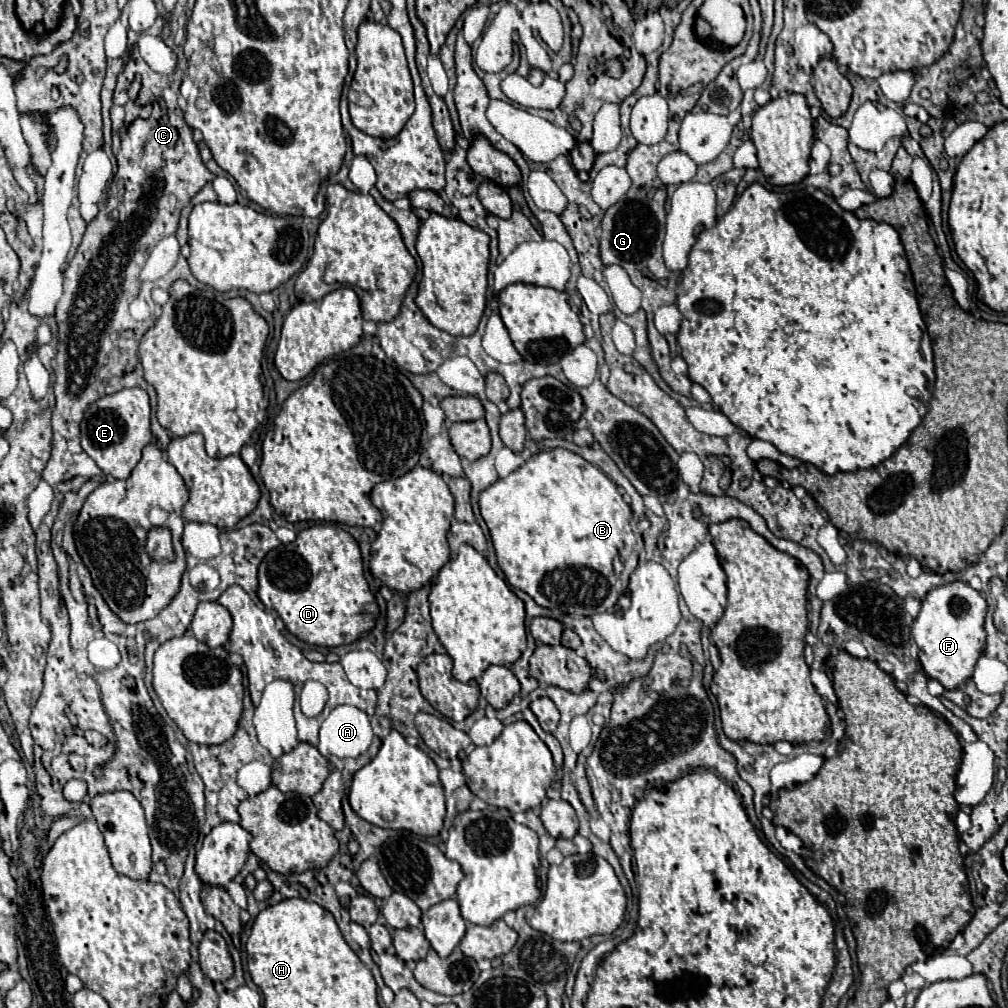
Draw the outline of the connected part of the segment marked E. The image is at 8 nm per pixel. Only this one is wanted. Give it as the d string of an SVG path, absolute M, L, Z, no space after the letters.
M122 389L92 403L82 421L82 449L96 465L114 479L128 479L142 457L142 449L152 441L150 403L144 389Z

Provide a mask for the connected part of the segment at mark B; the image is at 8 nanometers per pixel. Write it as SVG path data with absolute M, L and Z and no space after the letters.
M550 449L550 451L540 451L536 455L532 455L520 469L516 469L514 473L510 473L508 477L496 481L494 485L490 485L486 491L480 493L480 513L488 525L490 537L492 537L492 545L496 549L496 557L498 557L498 567L502 569L502 573L506 575L508 583L514 589L520 589L524 593L528 593L540 607L546 609L558 609L570 615L578 615L578 617L590 617L596 613L606 613L608 609L612 609L618 601L618 597L626 591L628 585L628 577L632 575L632 571L638 565L638 553L642 551L642 543L638 541L636 533L634 533L634 521L632 521L632 509L630 505L622 499L616 483L612 479L608 479L600 469L596 469L594 465L590 465L588 461L584 461L580 455L568 451L568 449Z

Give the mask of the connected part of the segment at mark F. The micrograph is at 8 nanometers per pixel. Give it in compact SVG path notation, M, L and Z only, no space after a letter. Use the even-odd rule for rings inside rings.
M952 581L948 585L930 589L924 597L922 611L912 627L912 637L918 645L918 661L922 663L924 671L940 681L946 689L956 689L960 683L972 677L972 669L986 643L986 611L986 599L980 595L980 591L974 591L964 581Z

